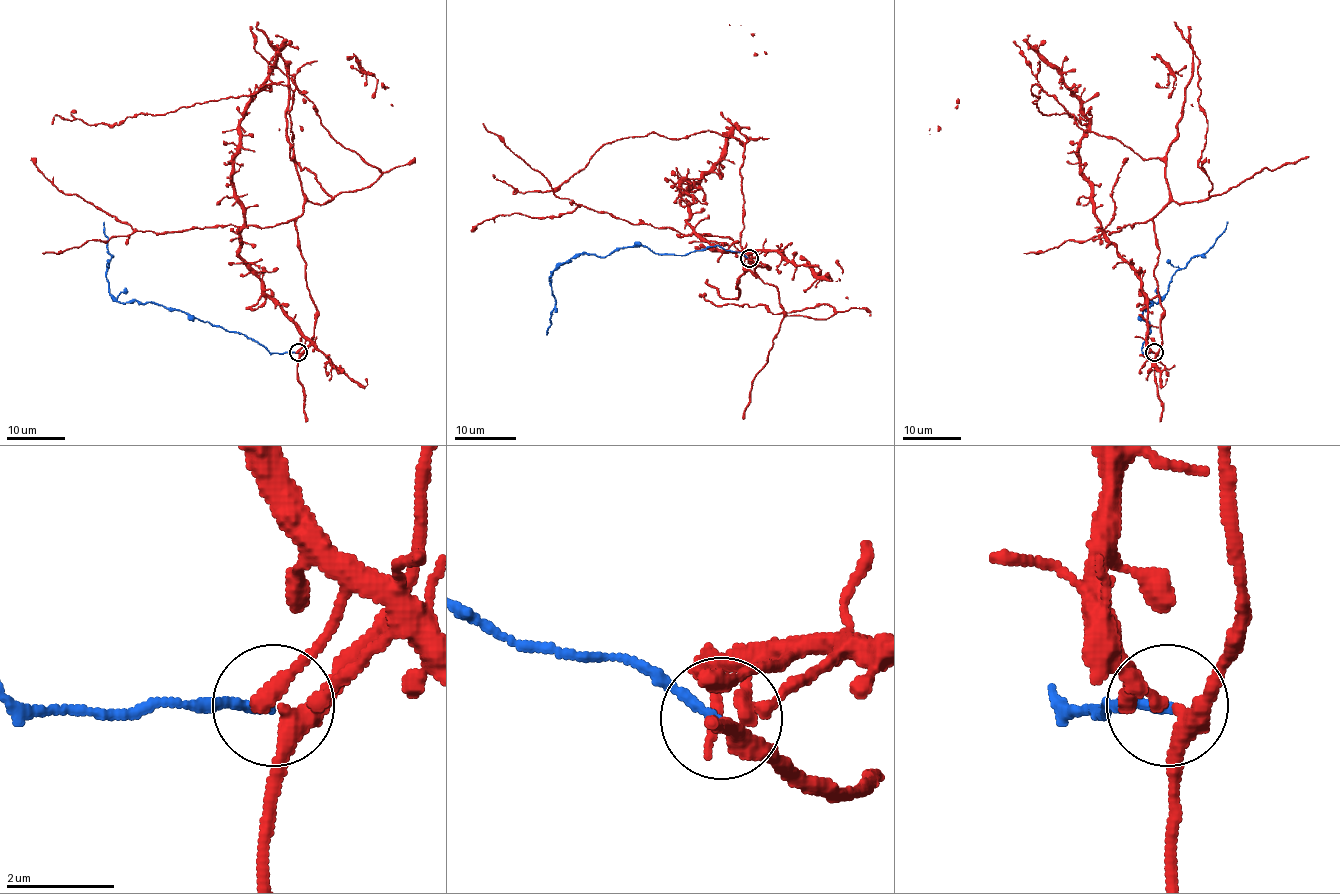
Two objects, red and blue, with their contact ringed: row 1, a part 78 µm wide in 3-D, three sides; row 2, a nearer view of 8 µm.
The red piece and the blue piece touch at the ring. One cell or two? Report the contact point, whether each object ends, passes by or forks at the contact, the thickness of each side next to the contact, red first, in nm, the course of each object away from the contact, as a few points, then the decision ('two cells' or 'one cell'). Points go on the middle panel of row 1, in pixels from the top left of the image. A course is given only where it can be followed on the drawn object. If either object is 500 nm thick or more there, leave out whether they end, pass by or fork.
at (749, 258); red forks there; blue ends there; 260 nm thick on the red side, 180 nm on the other; red runs (750, 259), (768, 269), (744, 262), (738, 139), (625, 137), (544, 192), (516, 192), (493, 174); blue runs (749, 258), (716, 246), (684, 255), (643, 246), (582, 253), (550, 276), (556, 301), (547, 334); one cell

